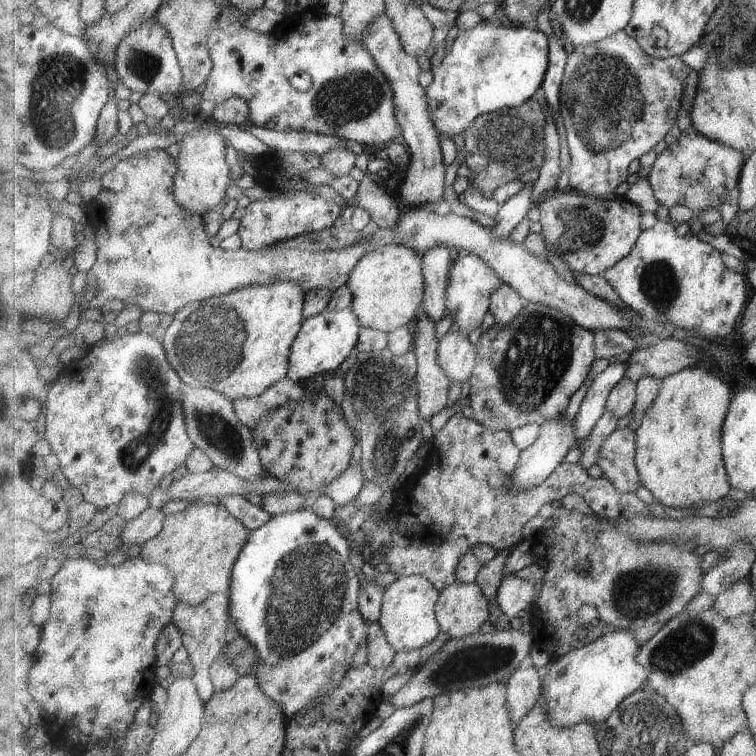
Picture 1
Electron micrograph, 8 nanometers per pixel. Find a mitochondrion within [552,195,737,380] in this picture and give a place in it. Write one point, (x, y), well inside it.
(659, 284)

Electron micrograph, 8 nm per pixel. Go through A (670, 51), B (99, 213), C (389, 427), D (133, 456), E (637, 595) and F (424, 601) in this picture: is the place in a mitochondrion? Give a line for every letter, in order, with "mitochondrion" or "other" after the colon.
A: other
B: other
C: mitochondrion
D: mitochondrion
E: mitochondrion
F: other

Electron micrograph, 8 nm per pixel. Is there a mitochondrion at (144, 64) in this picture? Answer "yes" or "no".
yes

